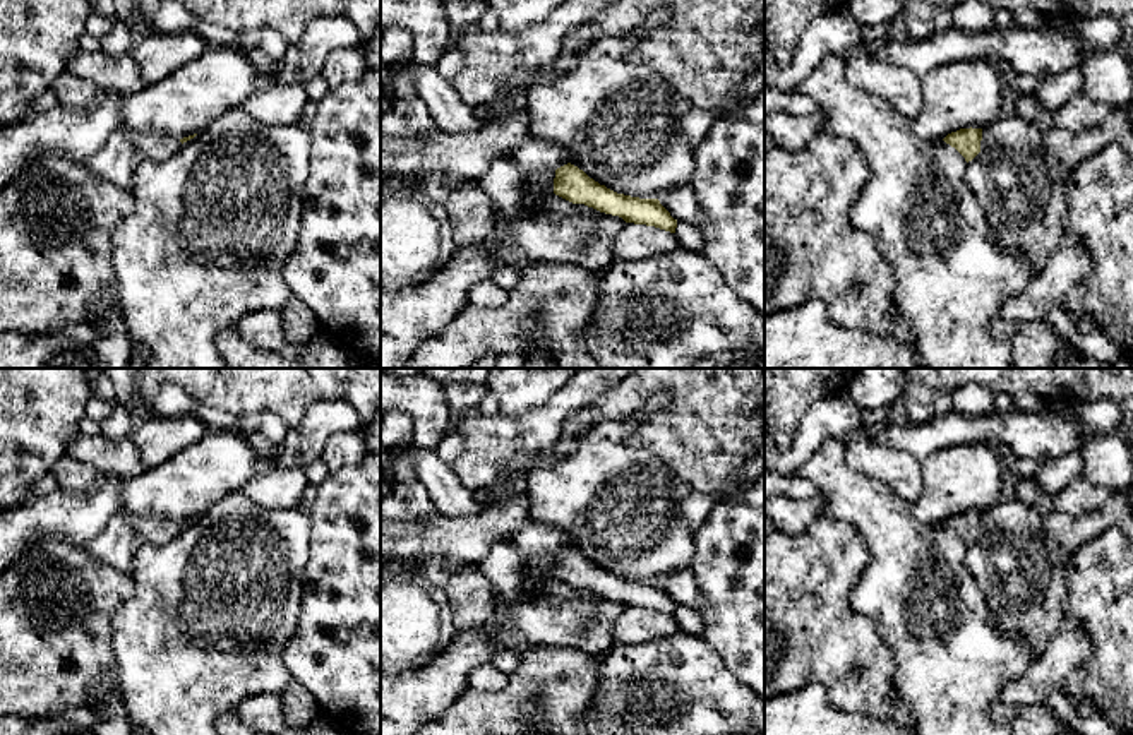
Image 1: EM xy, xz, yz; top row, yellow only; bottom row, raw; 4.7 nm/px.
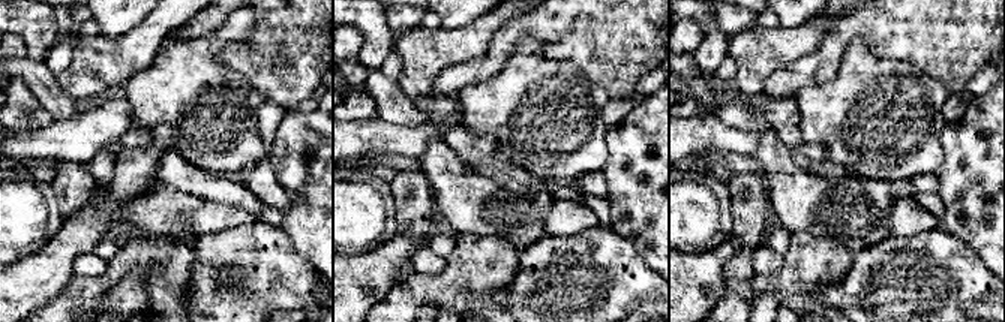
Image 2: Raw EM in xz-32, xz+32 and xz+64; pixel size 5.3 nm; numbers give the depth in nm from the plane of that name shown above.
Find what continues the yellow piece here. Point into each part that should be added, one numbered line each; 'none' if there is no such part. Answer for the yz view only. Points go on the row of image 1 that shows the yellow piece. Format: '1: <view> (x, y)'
none

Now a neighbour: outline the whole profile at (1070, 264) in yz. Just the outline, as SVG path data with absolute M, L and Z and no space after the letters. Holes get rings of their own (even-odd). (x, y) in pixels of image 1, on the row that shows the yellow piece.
M1070 231L1052 252L1046 267L1034 274L1028 286L1008 298L1001 319L1008 322L1044 320L1052 310L1066 310L1070 290L1090 274L1090 257Z

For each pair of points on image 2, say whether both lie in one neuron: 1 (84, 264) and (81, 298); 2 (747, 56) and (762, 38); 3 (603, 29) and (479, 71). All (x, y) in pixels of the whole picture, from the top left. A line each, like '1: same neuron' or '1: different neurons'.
1: different neurons
2: same neuron
3: same neuron

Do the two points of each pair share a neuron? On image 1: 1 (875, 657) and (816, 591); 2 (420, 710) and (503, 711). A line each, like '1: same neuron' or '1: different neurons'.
1: same neuron
2: different neurons

